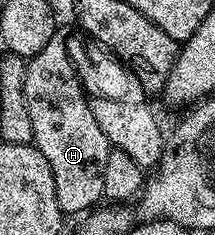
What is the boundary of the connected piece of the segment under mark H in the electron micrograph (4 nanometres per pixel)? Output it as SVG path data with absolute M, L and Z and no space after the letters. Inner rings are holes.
M53 34L46 46L26 61L23 96L27 96L27 113L31 115L32 145L43 152L47 164L51 164L55 200L59 200L62 215L84 215L105 198L103 168L111 147L91 112L89 98L71 64L68 41L63 34Z

